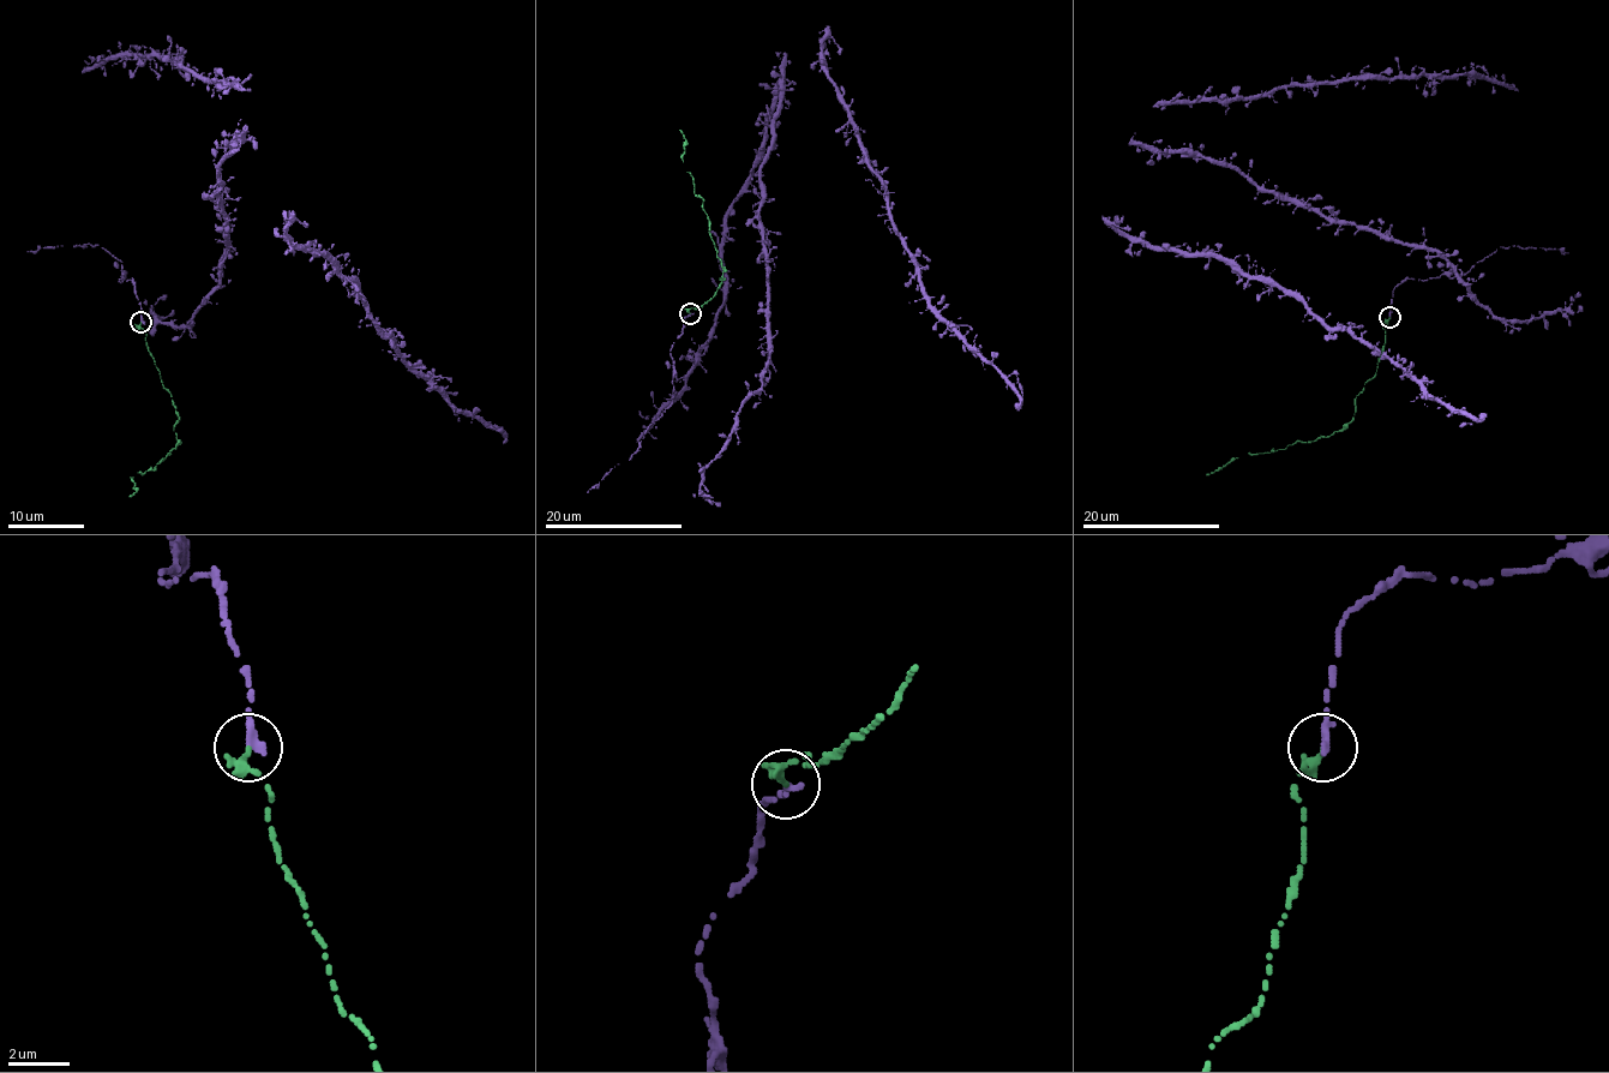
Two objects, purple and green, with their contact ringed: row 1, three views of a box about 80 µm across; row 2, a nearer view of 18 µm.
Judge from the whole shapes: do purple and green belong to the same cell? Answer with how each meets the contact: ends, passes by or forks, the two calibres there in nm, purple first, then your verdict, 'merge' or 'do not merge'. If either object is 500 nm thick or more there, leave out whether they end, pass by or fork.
purple ends there; green ends there; 320 nm thick on the purple side, 280 nm on the other; merge

